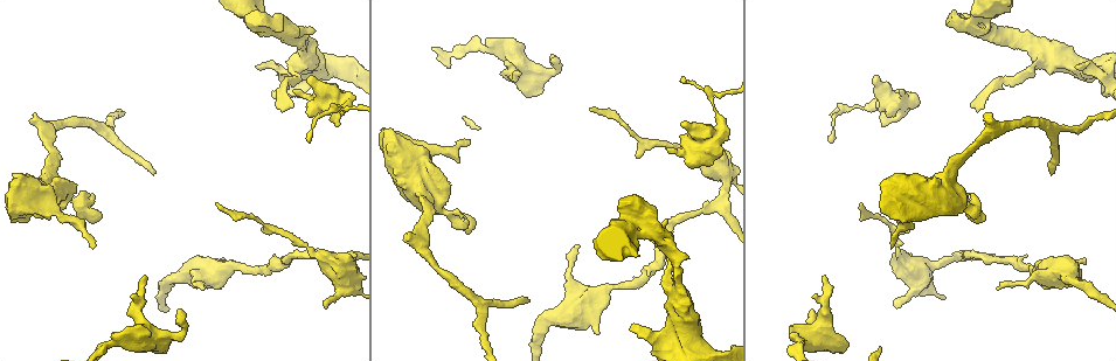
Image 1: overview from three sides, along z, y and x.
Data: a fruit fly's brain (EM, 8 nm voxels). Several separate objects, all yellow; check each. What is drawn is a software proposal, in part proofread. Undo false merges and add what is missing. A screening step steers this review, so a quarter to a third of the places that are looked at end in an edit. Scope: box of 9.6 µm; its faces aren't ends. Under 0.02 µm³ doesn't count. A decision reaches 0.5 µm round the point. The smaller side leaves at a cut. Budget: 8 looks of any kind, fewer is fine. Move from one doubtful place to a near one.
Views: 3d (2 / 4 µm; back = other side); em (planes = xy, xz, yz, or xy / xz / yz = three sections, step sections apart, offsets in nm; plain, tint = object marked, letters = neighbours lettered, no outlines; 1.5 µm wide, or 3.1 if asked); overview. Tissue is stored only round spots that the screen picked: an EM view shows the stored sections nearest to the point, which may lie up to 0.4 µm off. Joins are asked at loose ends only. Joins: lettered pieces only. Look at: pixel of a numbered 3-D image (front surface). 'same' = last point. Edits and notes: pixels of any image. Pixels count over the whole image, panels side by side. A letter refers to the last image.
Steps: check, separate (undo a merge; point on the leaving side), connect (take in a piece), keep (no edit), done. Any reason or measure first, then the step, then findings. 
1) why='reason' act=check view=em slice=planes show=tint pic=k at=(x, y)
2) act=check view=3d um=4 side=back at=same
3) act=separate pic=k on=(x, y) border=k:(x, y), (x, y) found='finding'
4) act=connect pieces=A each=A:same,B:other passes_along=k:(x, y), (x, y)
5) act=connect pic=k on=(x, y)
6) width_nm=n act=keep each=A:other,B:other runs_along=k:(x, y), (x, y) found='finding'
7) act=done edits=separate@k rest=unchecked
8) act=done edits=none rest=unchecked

why='sudden change in width' act=check view=em slice=xy step=4 show=tint pic=1 at=(247, 268)

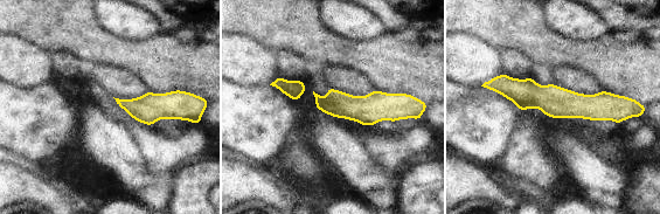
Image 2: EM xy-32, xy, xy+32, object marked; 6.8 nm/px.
why='another direction' act=check view=em slice=xz step=4 show=letters at=same

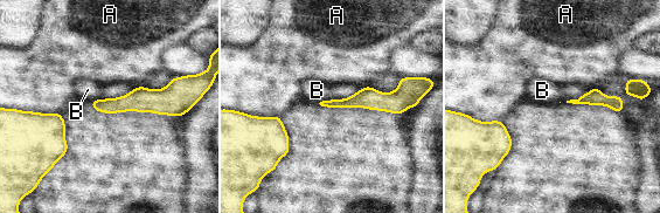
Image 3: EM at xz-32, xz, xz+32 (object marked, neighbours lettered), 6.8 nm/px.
longest_contact=A:180nm act=keep each=A:other,B:other border=3:(330, 98), (322, 100), (319, 103) found='one neuron here'

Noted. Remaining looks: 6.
why='tapers out' act=check view=em slice=xz step=4 show=tint pic=1 at=(971, 106)

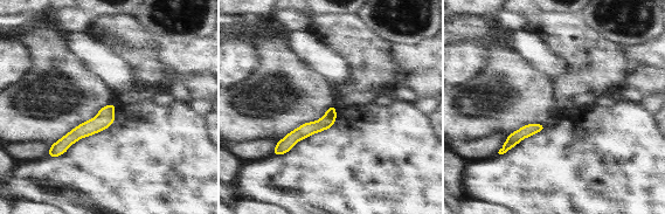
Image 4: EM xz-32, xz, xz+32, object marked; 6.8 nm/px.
why='cut it another way' act=check view=em slice=planes show=letters at=same

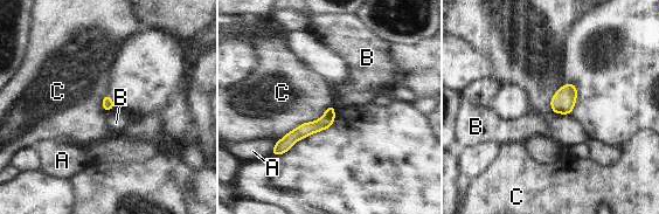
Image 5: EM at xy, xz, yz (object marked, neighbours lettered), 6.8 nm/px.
longest_contact=C:460nm act=keep each=A:other,B:other,C:other border=5:(331, 104), (276, 142) found='no lettered piece goes on from it'

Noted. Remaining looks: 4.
act=check view=em slice=planes show=letters pic=1 at=(553, 59)

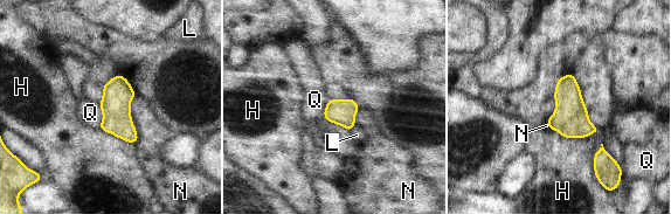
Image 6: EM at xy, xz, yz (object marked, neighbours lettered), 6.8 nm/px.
act=keep each=H:other,L:other,N:other,Q:other border=6:(99, 104), (102, 122), (97, 128) found='no lettered piece goes on from it'

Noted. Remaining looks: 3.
act=done edits=none rest=unchecked

